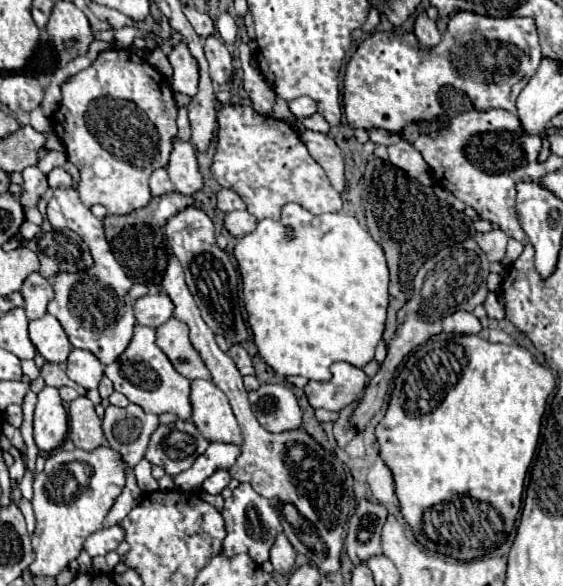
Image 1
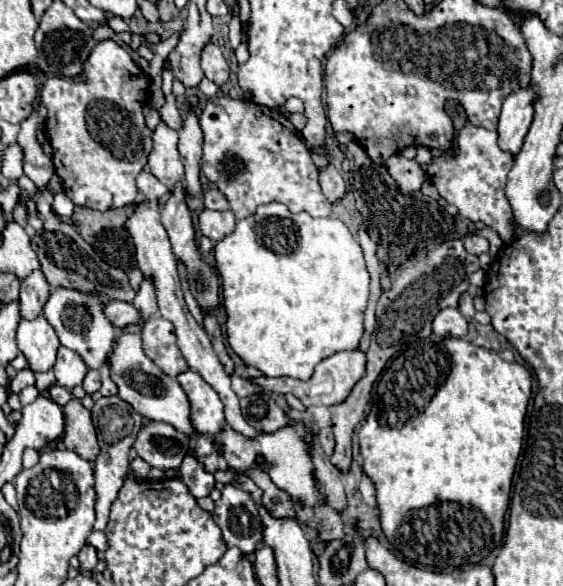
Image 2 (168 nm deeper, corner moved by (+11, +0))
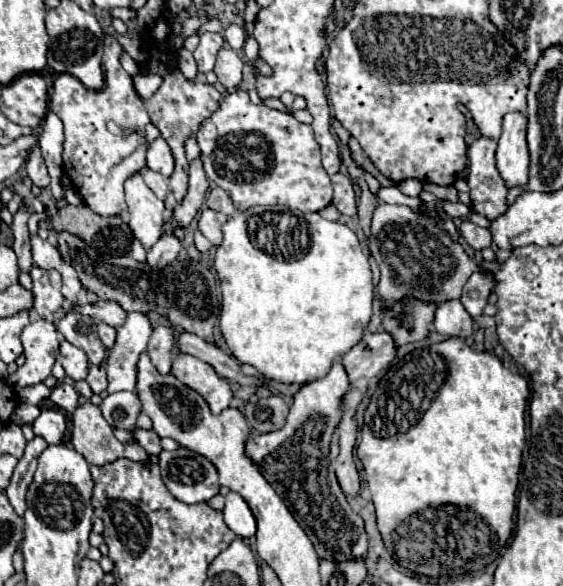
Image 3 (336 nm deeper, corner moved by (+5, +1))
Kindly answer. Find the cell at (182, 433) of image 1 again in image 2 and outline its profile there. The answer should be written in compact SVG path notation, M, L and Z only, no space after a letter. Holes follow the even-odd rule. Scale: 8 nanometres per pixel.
M151 421L139 431L133 449L151 467L161 471L177 469L185 455L189 455L189 435L177 431L169 423Z

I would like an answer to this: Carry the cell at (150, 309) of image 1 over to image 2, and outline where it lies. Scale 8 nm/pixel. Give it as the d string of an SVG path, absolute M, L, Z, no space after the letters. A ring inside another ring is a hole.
M109 301L105 307L105 315L115 329L137 325L141 319L141 313L131 303L125 303L125 301Z

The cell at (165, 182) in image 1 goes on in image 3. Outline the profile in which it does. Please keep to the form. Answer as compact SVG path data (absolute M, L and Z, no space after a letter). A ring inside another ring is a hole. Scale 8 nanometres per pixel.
M147 170L143 174L143 178L145 178L145 184L155 192L155 196L161 198L161 200L165 200L165 196L169 192L169 178L163 176L163 174L159 174L159 172L153 172L153 170Z

